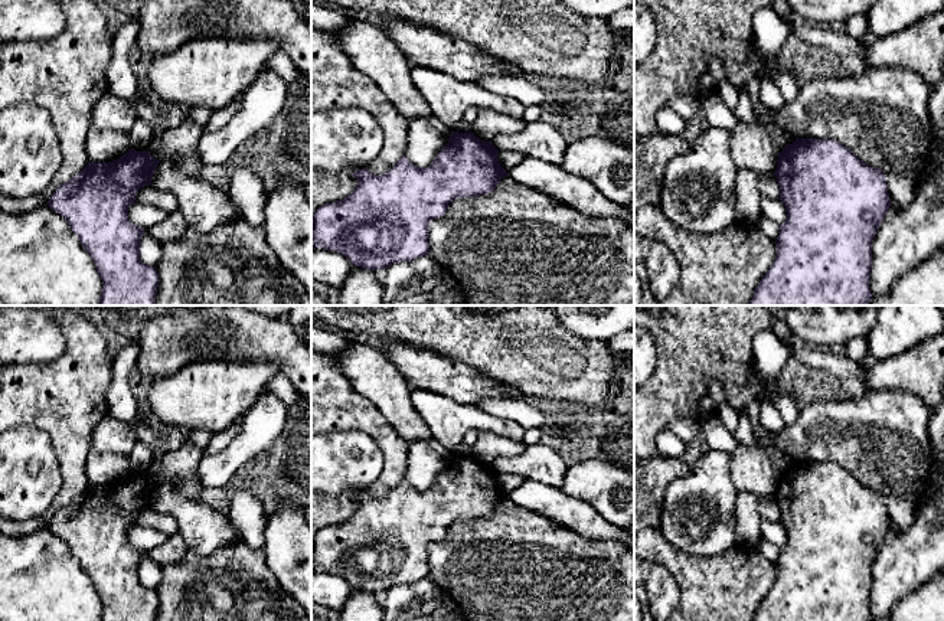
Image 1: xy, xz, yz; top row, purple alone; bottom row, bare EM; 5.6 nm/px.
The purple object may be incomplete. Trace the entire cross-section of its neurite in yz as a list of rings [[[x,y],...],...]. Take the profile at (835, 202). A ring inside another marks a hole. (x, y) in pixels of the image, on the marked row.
[[[796,138],[793,144],[787,144],[778,154],[777,169],[772,176],[780,186],[780,200],[785,206],[787,219],[780,225],[780,235],[775,241],[775,259],[767,274],[760,280],[749,305],[866,305],[872,300],[869,290],[872,242],[891,206],[885,173],[881,169],[863,163],[836,140]]]

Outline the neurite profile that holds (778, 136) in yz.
[[[761,72],[754,73],[749,81],[745,85],[745,89],[751,98],[754,111],[757,115],[762,117],[765,120],[764,128],[767,130],[777,153],[780,154],[783,148],[787,146],[788,138],[791,137],[791,133],[783,127],[778,125],[778,122],[774,118],[774,111],[767,108],[760,101],[760,91],[764,84],[764,78]]]

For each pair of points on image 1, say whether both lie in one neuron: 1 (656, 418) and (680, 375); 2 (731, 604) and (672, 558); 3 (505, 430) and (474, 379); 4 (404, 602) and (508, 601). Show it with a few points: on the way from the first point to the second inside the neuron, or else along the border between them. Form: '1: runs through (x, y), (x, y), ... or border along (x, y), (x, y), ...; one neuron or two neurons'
1: runs through (656, 408), (678, 385); one neuron
2: runs through (717, 592), (686, 569); one neuron
3: border along (446, 395), (477, 408); two neurons
4: border along (430, 578), (459, 605); two neurons

